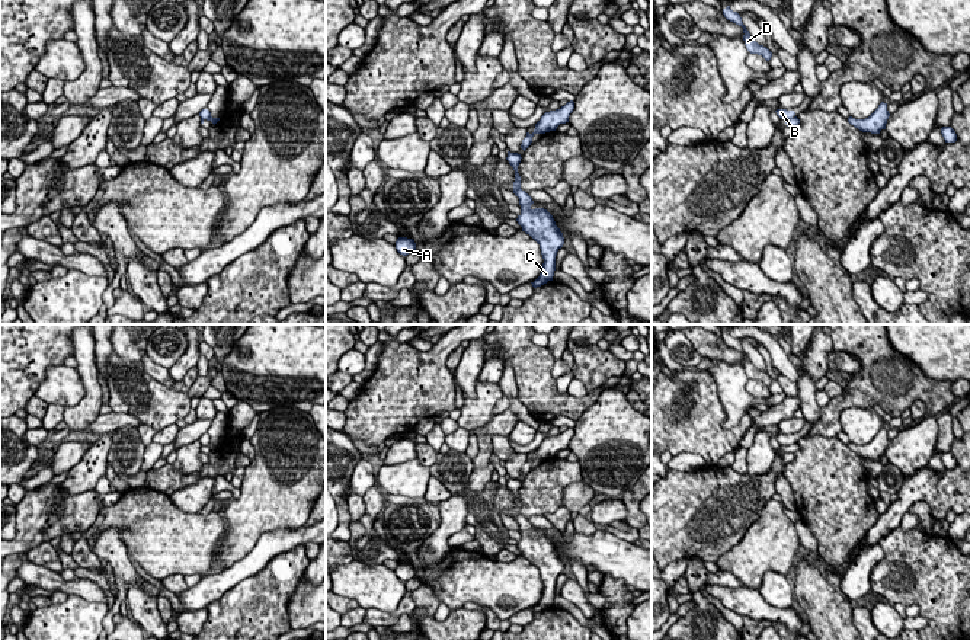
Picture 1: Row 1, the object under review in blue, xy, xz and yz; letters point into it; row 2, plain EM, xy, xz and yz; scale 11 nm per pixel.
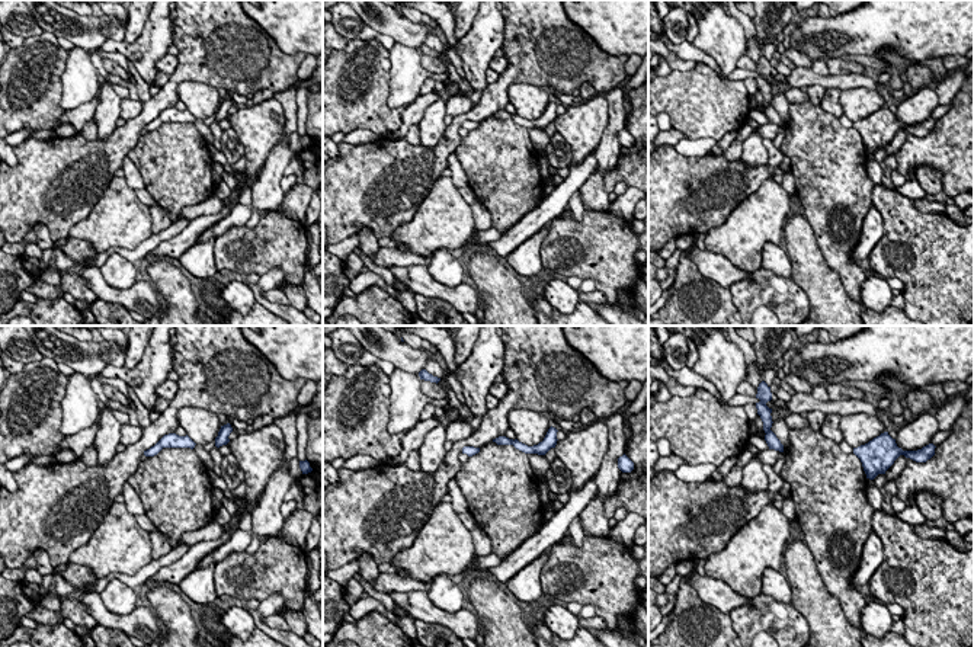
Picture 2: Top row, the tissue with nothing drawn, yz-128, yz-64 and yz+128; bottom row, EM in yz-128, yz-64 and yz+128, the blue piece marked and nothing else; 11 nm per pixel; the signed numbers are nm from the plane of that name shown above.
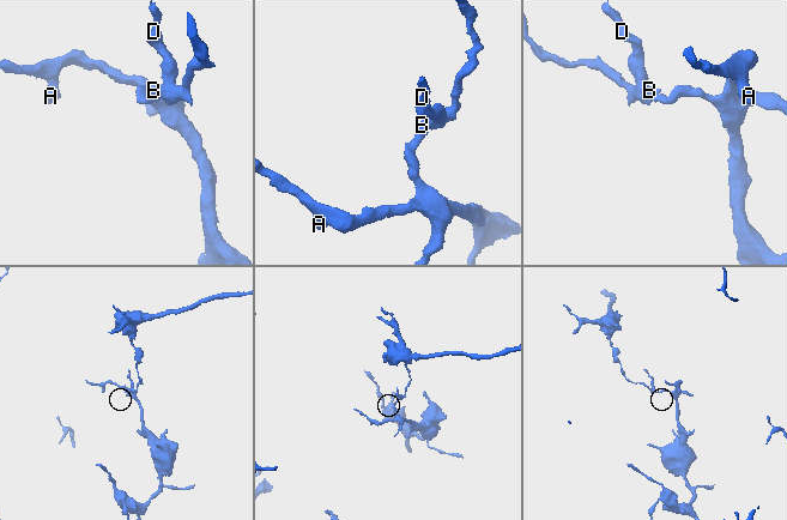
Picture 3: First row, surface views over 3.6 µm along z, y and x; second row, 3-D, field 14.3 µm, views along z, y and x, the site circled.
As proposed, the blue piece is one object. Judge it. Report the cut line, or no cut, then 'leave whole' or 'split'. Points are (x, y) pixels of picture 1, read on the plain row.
yz (791, 442), (786, 445) | split

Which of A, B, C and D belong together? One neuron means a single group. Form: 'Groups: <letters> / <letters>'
Groups: A C / B D

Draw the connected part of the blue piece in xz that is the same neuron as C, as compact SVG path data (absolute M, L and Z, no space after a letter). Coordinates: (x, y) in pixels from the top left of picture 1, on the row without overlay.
M508 477L506 486L515 496L513 519L519 524L521 540L516 547L522 553L522 557L529 560L541 575L544 585L542 596L540 602L531 608L534 614L553 607L556 596L556 582L557 577L564 570L564 563L560 554L556 551L553 541L544 534L532 535L532 524L521 515L521 502L518 499L518 492L521 489L521 480Z

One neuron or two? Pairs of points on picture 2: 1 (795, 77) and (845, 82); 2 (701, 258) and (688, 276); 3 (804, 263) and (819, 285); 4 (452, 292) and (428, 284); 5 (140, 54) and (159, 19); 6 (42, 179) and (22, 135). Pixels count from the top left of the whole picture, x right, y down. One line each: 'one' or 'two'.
1: one
2: two
3: one
4: one
5: one
6: two

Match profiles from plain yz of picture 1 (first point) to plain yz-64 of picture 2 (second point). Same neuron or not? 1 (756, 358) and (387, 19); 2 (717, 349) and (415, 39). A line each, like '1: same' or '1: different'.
1: different
2: same

